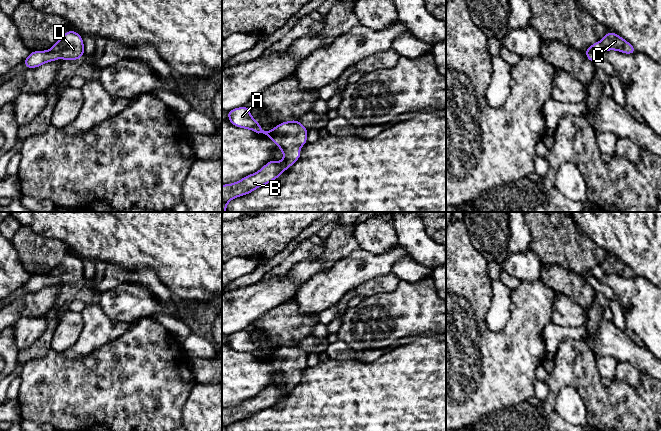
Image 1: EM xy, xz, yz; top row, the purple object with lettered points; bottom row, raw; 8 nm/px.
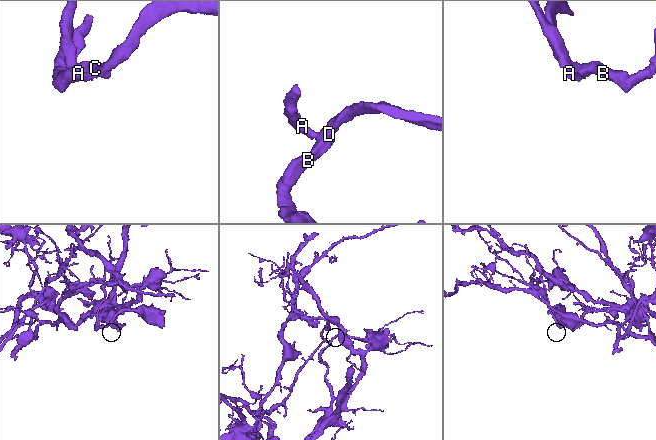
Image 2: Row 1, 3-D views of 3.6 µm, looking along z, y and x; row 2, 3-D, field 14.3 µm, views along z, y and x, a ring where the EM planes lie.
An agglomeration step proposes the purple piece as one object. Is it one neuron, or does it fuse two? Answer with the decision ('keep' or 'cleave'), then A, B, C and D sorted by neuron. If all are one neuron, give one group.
cleave | A / B C D

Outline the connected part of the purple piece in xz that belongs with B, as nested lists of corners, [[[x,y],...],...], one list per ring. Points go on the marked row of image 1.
[[[292,120],[278,124],[276,130],[277,132],[271,137],[271,140],[283,152],[284,160],[278,162],[271,159],[256,173],[248,175],[238,182],[222,185],[222,212],[225,212],[229,201],[247,195],[274,181],[300,158],[301,150],[299,148],[307,143],[308,129],[302,126],[299,120]]]

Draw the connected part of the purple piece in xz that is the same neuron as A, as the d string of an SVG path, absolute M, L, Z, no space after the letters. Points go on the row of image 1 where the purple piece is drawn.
M238 107L227 112L229 122L236 127L250 129L256 133L263 133L269 138L273 137L277 130L276 128L271 129L270 131L264 131L260 124L252 118L249 107Z

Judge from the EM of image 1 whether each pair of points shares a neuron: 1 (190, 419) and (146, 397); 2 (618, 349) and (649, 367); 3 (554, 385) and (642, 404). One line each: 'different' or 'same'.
1: different
2: same
3: same

